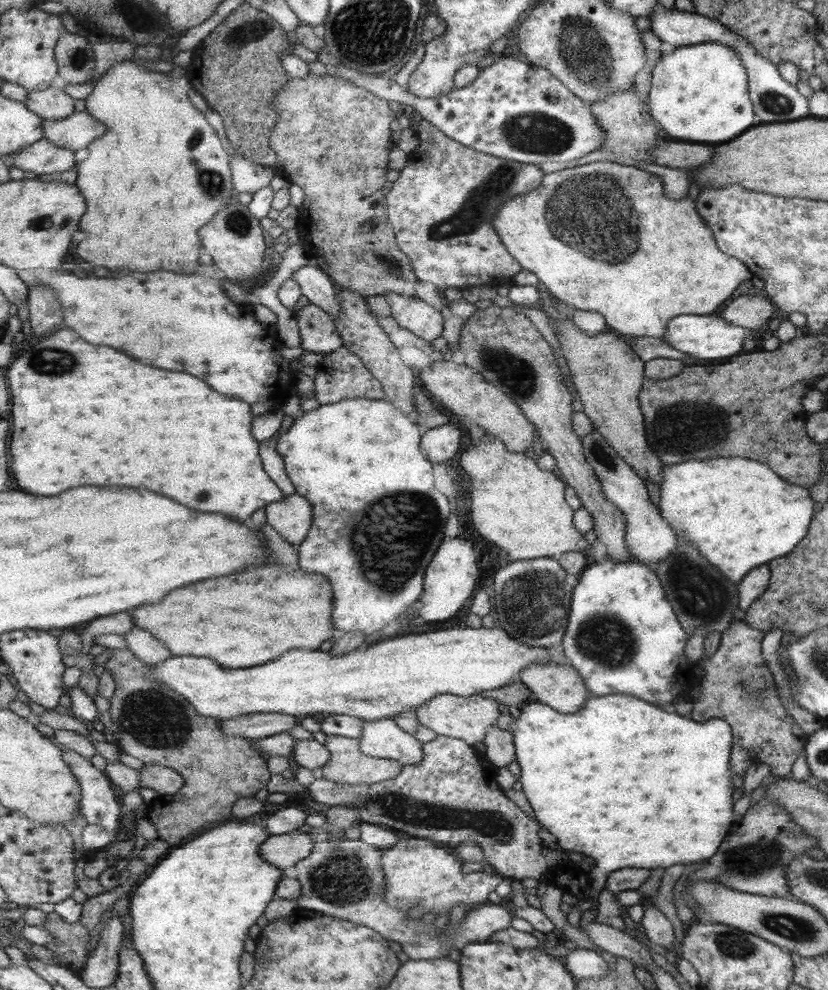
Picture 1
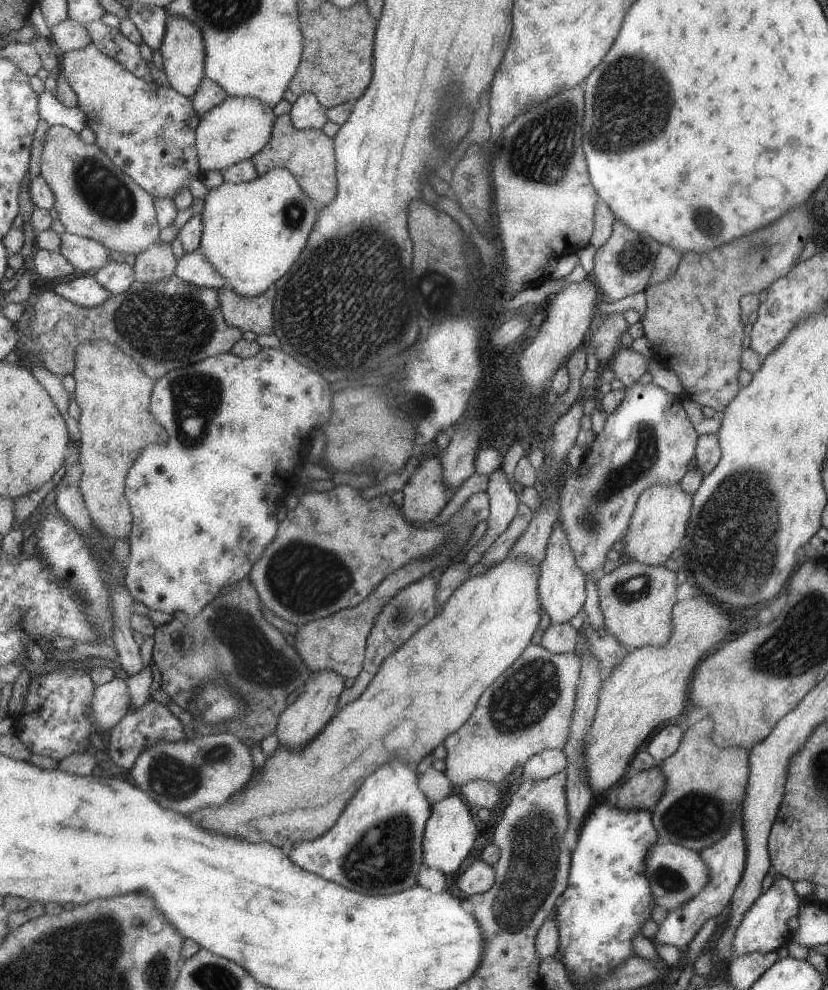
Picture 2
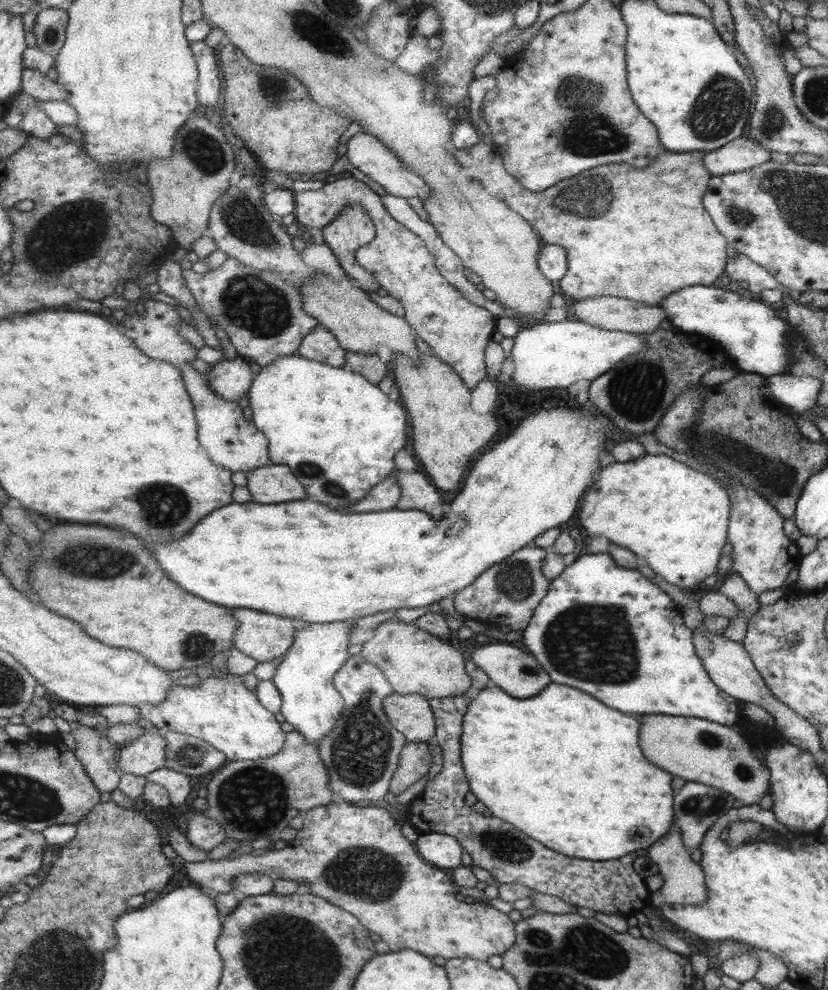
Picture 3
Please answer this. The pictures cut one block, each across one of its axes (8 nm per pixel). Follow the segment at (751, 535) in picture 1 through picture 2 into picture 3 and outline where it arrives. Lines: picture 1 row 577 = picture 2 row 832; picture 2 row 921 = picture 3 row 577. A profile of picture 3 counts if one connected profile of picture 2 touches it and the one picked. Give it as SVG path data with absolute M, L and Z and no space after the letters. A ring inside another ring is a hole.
M666 455L643 456L627 462L613 462L597 473L597 486L589 489L579 509L579 522L587 536L601 535L609 544L631 550L643 558L649 568L666 583L681 591L690 591L704 578L717 572L721 548L726 546L731 499L723 486L715 484L713 478L685 468L685 464L671 460Z

